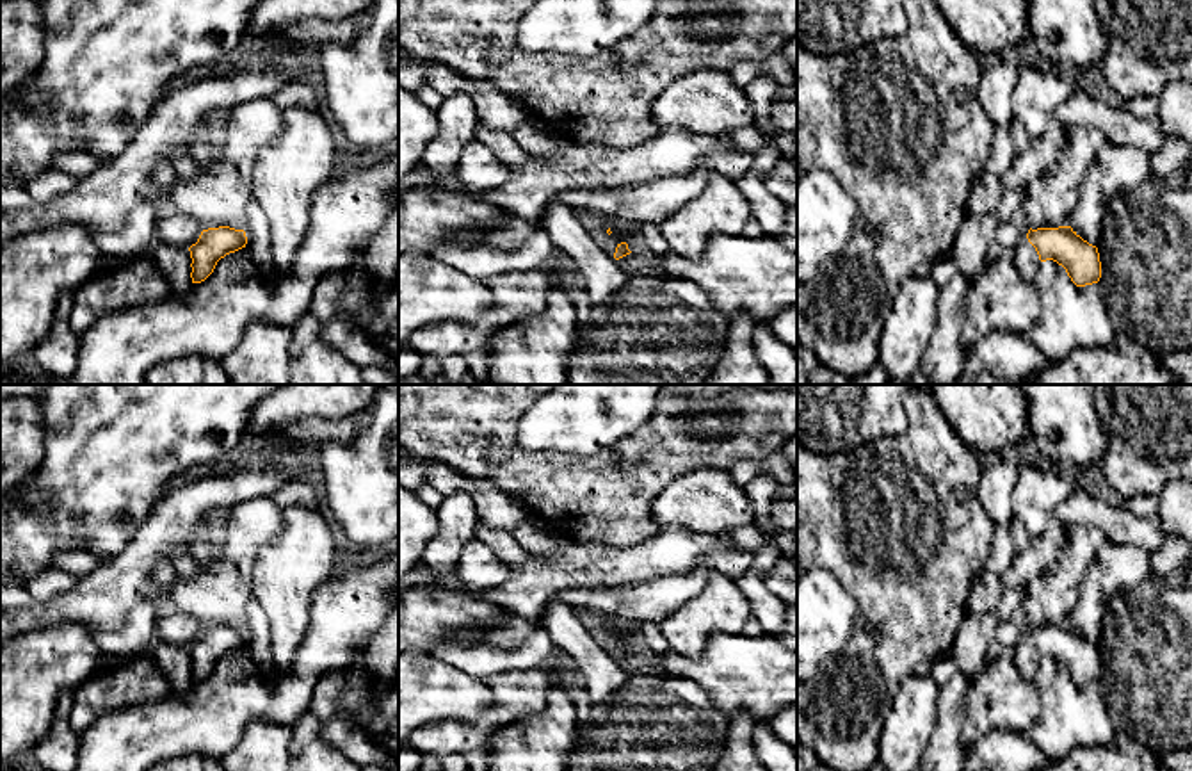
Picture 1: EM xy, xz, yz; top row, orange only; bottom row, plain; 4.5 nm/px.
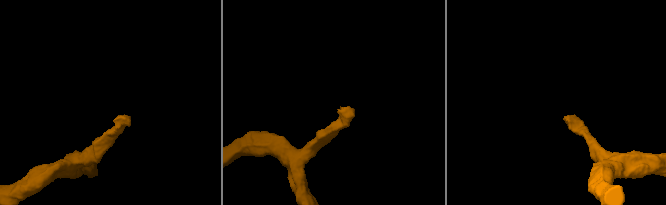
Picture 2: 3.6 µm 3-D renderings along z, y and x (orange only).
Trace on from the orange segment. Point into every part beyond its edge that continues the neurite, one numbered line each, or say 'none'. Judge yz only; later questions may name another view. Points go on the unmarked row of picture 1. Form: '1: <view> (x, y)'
1: yz (1027, 659)

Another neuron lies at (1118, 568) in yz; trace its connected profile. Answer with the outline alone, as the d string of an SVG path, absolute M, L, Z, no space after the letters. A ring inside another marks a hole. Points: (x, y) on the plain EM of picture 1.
M1107 541L1082 582L1080 600L1069 623L1076 634L1099 645L1110 602L1151 577L1149 552L1135 545Z

